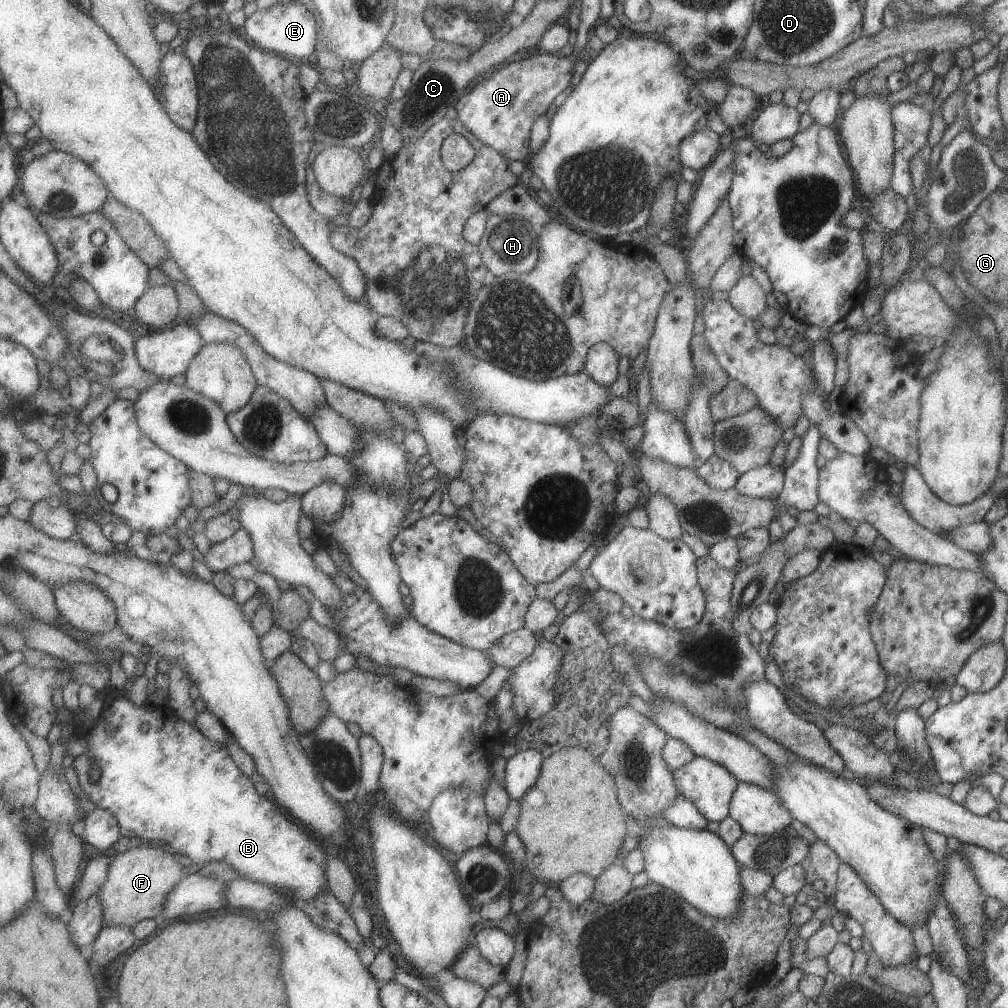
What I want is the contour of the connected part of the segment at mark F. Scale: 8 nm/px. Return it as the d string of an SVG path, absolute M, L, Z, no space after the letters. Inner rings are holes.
M144 843L125 853L115 855L109 866L107 882L99 892L103 902L103 926L127 926L134 928L147 919L159 919L167 904L167 894L187 877L184 862L172 850L165 852L161 848Z

